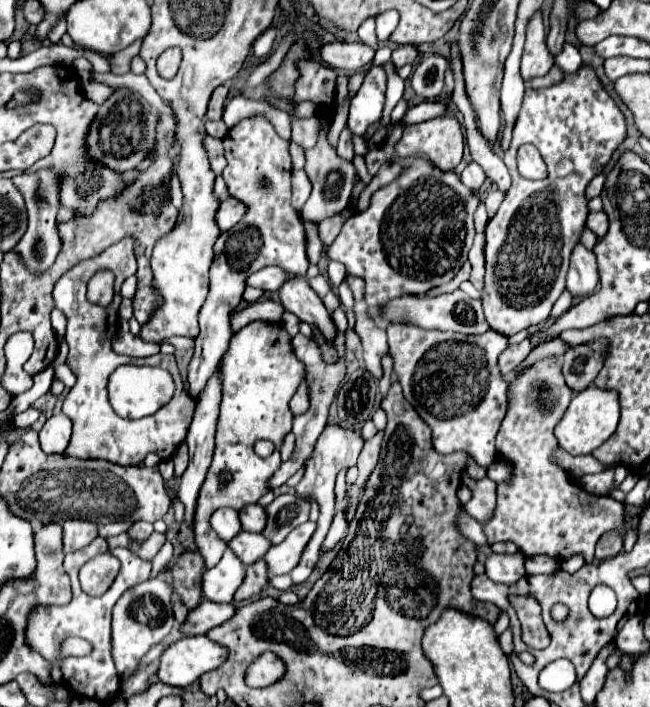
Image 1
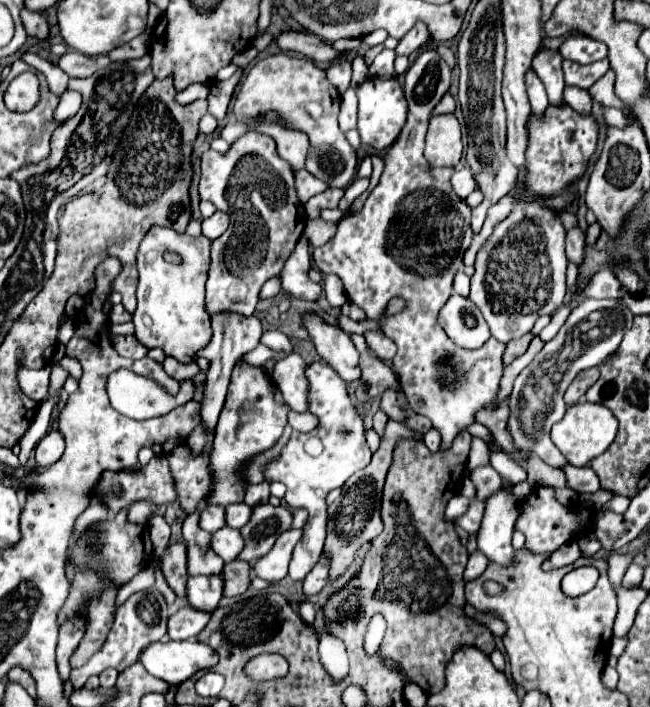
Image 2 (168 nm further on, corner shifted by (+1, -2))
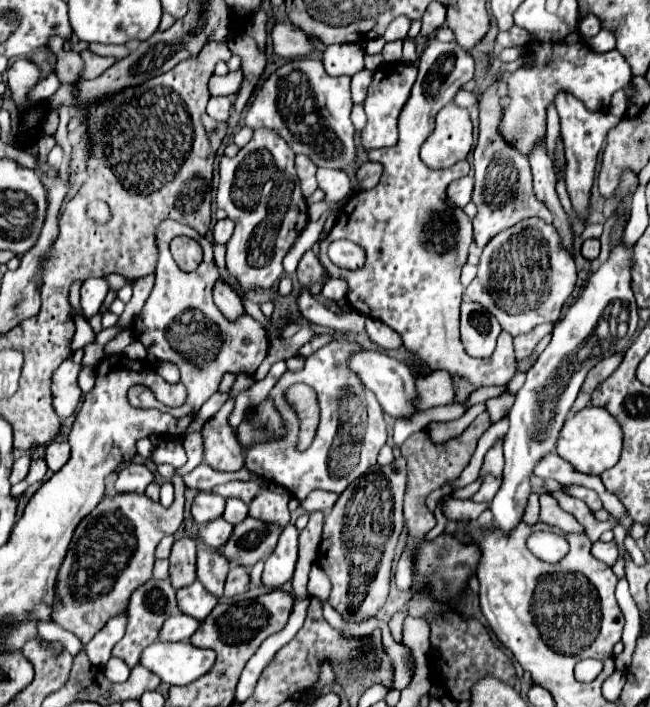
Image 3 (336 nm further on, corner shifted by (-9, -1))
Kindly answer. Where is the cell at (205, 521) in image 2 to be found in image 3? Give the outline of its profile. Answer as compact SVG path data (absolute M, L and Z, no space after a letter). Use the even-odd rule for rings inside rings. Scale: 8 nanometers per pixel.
M198 493L192 501L192 517L198 525L208 523L210 519L216 519L222 515L224 511L224 503L226 499L214 495L214 493Z

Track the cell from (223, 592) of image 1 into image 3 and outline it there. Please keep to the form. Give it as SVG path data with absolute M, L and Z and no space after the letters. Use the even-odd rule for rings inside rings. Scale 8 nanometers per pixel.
M194 581L190 587L182 587L176 591L176 605L184 615L190 615L198 621L206 619L206 615L212 611L212 607L218 603L214 595L210 595L202 583Z

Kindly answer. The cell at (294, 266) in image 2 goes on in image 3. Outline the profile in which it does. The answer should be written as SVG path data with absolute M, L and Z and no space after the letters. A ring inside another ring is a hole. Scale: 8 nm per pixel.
M332 279L324 285L322 289L322 295L326 299L332 299L332 301L340 301L346 297L346 281L344 279Z

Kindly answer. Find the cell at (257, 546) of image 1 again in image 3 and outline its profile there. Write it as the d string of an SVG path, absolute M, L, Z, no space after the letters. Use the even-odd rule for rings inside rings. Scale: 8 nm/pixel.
M218 517L218 519L202 525L202 527L198 529L198 533L196 533L196 539L198 539L204 547L218 549L222 543L228 541L230 533L232 533L232 525L226 523L222 517Z

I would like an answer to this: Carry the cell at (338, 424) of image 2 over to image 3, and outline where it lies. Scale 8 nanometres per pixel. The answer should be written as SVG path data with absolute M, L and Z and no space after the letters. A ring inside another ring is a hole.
M332 341L326 347L320 347L312 355L306 357L304 367L300 371L286 371L272 389L286 391L294 383L306 383L314 387L320 403L320 425L314 443L306 451L296 449L298 423L296 415L288 409L276 409L284 421L286 433L282 437L270 437L264 443L256 443L244 449L246 453L246 469L260 479L274 481L286 487L294 497L304 499L314 489L324 489L332 493L342 493L356 477L364 475L372 465L376 465L376 457L380 447L388 439L388 427L384 421L382 407L372 391L362 387L362 381L350 367L346 367L350 355L354 351L362 351L364 347L356 341Z

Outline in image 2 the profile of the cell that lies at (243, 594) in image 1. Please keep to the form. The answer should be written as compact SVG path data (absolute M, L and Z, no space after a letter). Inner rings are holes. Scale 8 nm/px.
M236 560L224 566L224 596L240 596L248 590L252 576L250 576L250 564L244 560Z

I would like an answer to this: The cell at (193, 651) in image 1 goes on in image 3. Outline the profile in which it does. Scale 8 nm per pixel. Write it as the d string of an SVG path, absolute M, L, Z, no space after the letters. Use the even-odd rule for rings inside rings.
M156 641L142 651L140 665L150 669L168 685L188 685L208 673L214 659L214 651L194 647L190 641Z

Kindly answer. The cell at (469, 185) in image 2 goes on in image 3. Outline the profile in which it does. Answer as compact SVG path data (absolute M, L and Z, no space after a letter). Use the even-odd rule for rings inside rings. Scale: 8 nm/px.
M462 177L462 179L456 179L454 183L450 183L450 187L446 189L446 195L456 207L464 207L472 197L472 189L474 189L474 179Z

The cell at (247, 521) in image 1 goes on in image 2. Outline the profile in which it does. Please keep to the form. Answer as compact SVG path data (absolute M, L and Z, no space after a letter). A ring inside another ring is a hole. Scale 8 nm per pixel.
M244 502L226 506L226 524L230 528L238 528L240 530L244 524L248 524L250 516L252 516L252 508L248 504L244 504Z

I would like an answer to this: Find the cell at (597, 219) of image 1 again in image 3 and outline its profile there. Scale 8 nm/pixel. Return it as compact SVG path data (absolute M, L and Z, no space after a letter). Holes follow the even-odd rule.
M588 239L588 241L584 241L580 253L582 253L584 259L594 261L594 259L598 257L598 253L600 253L600 241L598 241L598 239Z

